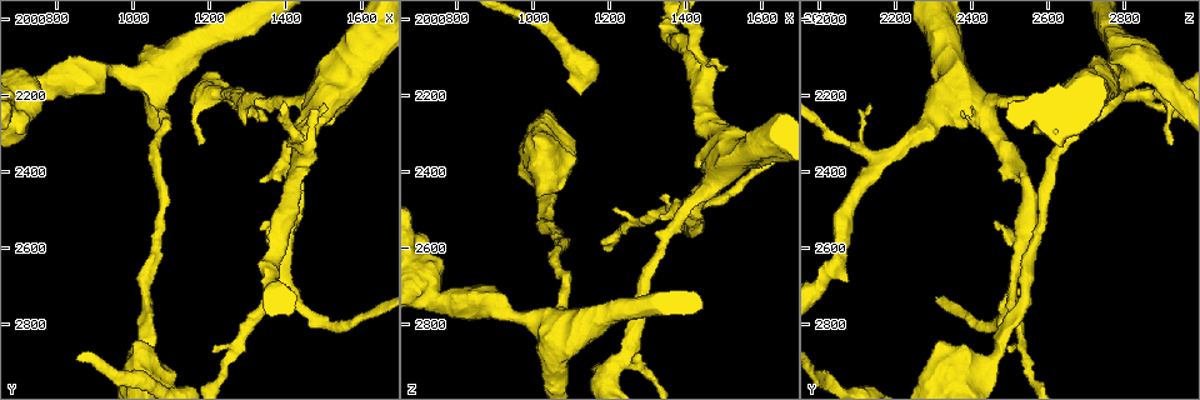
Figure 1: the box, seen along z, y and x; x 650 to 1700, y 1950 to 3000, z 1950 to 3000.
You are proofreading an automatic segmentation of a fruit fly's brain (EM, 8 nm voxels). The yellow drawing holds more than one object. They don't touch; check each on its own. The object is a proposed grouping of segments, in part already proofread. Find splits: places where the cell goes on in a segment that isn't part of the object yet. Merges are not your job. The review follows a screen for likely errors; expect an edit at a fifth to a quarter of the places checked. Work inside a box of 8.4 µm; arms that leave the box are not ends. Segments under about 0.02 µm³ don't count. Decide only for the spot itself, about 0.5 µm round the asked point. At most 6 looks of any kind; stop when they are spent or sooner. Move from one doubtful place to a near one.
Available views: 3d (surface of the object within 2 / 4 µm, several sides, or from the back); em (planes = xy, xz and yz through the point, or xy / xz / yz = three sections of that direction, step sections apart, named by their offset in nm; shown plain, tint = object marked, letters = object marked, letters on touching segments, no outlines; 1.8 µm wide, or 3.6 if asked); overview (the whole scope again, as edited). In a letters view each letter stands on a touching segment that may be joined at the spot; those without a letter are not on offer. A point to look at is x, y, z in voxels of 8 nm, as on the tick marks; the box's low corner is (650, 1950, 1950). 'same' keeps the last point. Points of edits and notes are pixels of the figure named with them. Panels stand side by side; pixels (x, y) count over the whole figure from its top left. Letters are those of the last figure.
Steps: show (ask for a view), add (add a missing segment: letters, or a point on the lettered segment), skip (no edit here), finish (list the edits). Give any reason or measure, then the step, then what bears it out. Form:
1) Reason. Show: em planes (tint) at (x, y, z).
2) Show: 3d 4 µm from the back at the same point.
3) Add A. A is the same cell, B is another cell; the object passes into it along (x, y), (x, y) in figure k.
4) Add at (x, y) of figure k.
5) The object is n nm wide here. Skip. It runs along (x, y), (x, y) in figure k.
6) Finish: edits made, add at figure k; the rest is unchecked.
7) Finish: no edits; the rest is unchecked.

Free end. Show: 3d 2 µm at (1205, 2880, 2495).

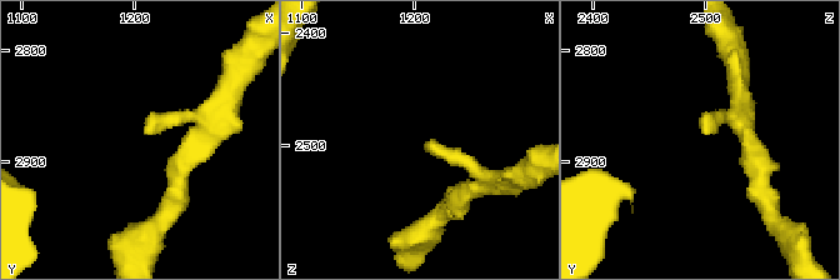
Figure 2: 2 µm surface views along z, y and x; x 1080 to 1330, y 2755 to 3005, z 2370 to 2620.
Show: em planes (tint) at (1212, 2878, 2502).

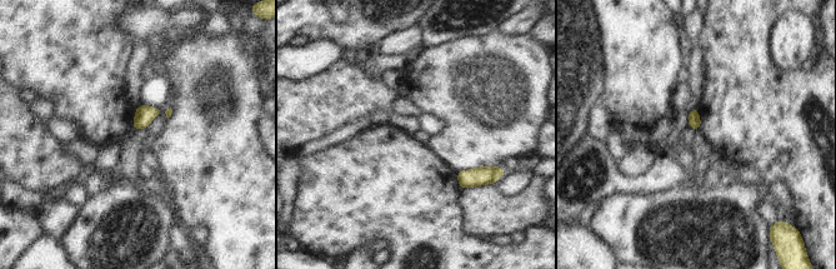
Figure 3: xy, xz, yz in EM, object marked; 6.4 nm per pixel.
Show: em planes (letters) at the same point.

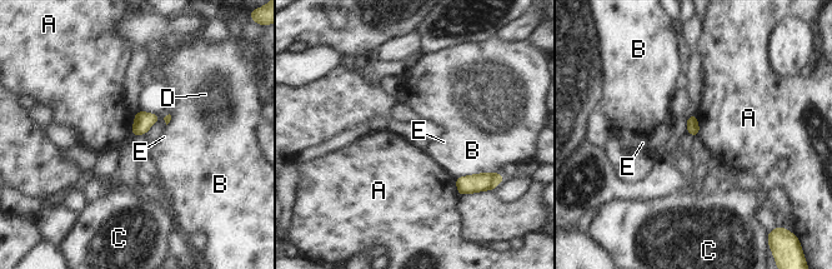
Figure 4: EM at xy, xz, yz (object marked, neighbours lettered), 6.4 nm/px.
Skip. A, B, C, D and E are other cells; a border runs along (135, 115), (131, 135) in figure 4; no lettered segment goes on from it.

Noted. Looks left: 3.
Thin neck. Show: 3d 4 µm at (1035, 2160, 2790).

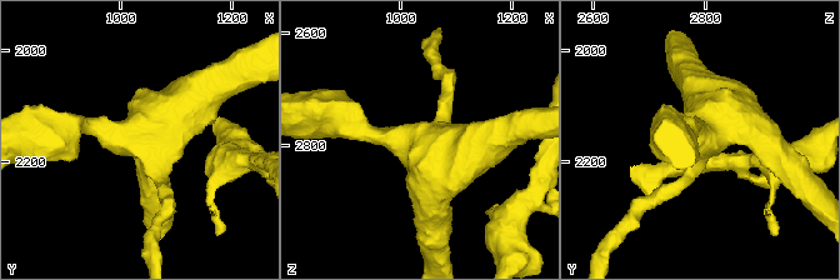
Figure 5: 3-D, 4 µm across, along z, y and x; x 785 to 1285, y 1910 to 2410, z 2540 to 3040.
Now the EM. Show: em 3.6 µm planes (letters) at (1030, 2160, 2795).

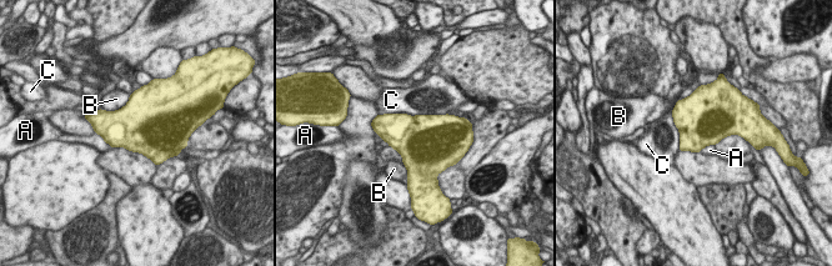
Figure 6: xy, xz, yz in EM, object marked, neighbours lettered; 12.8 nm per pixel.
Skip. A, B and C are other cells; a border runs along (385, 113), (406, 113), (412, 116) in figure 6; none of them fits.

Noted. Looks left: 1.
Show: em planes (letters) at (1335, 2430, 2525).

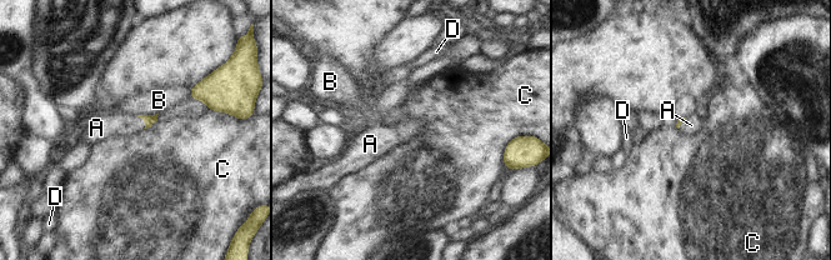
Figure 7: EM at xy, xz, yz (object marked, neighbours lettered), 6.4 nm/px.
Add A. A is the same cell, B, C and D are other cells; the object passes into it along (150, 120), (144, 120), (106, 125) in figure 7; the cell continues.

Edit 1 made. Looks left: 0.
Finish: edits made, add at figure 7; the rest is unchecked.

